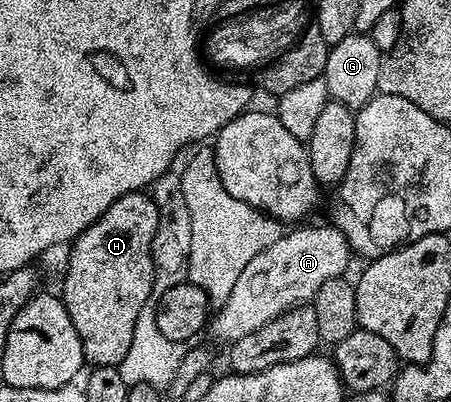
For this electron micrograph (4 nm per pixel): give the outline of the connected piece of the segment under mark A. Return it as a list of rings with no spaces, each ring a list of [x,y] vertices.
[[[303,223],[292,228],[295,229],[292,233],[284,232],[277,239],[277,243],[272,243],[270,247],[265,247],[265,251],[253,255],[253,260],[245,266],[245,271],[241,271],[237,283],[233,283],[233,291],[229,291],[229,299],[224,305],[218,306],[210,318],[209,334],[211,333],[213,340],[230,343],[237,339],[245,339],[245,335],[253,335],[253,331],[277,319],[277,315],[314,301],[317,291],[321,291],[321,287],[329,283],[329,279],[344,276],[348,272],[347,264],[353,260],[353,254],[351,244],[345,239],[345,235],[331,223],[307,224]]]

